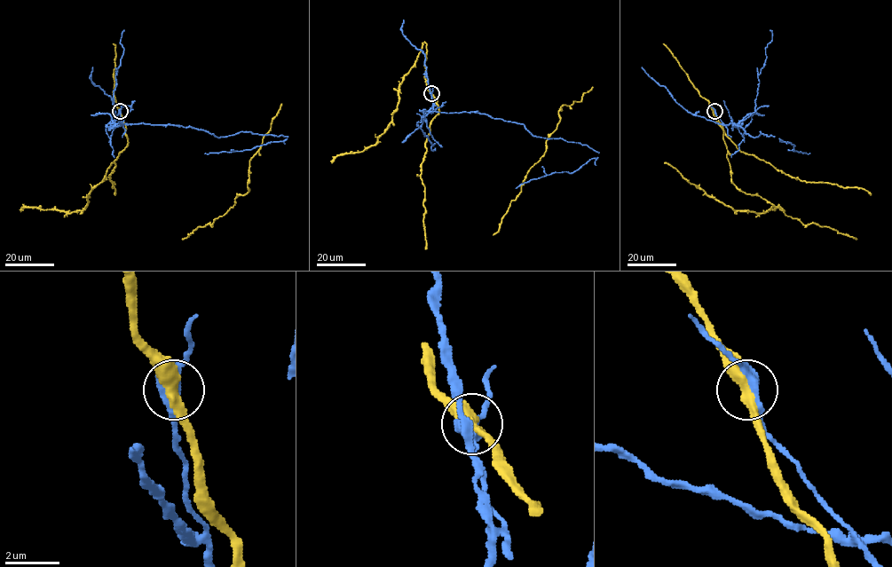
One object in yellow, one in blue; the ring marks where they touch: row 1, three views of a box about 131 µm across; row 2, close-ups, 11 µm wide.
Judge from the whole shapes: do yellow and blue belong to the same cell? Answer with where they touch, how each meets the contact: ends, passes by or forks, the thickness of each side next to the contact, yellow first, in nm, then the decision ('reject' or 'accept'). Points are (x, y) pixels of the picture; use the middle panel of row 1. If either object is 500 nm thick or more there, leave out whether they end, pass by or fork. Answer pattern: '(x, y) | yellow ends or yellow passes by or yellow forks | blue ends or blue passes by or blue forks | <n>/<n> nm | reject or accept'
(431, 93) | 400/500 nm | reject

